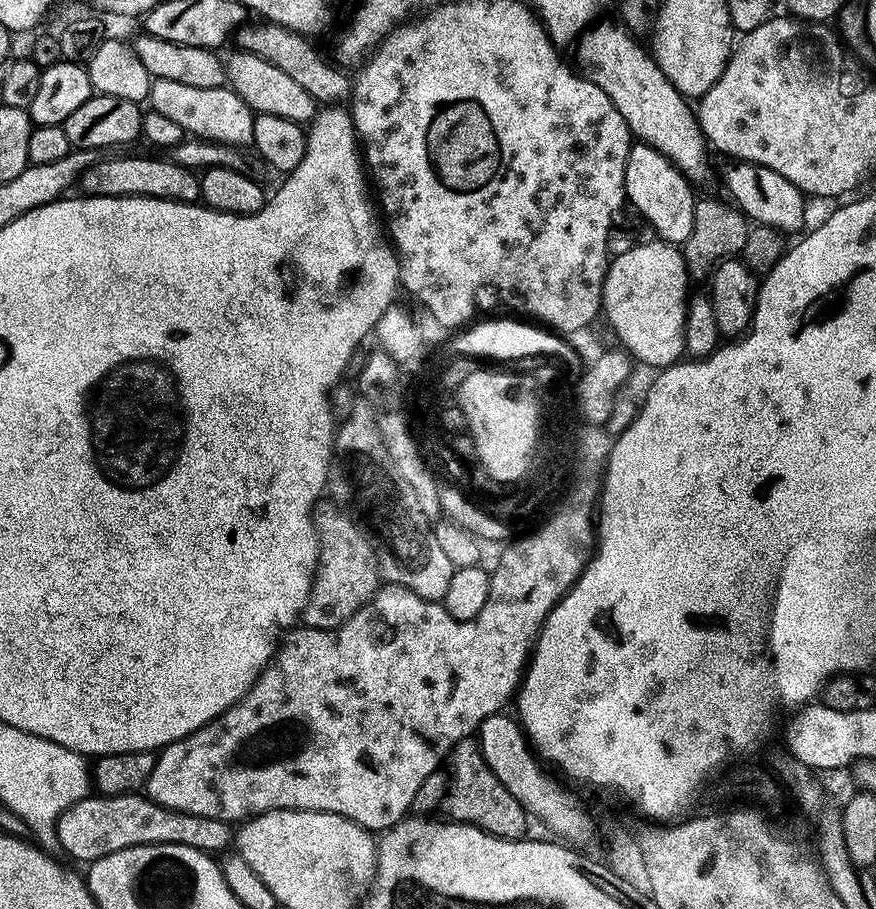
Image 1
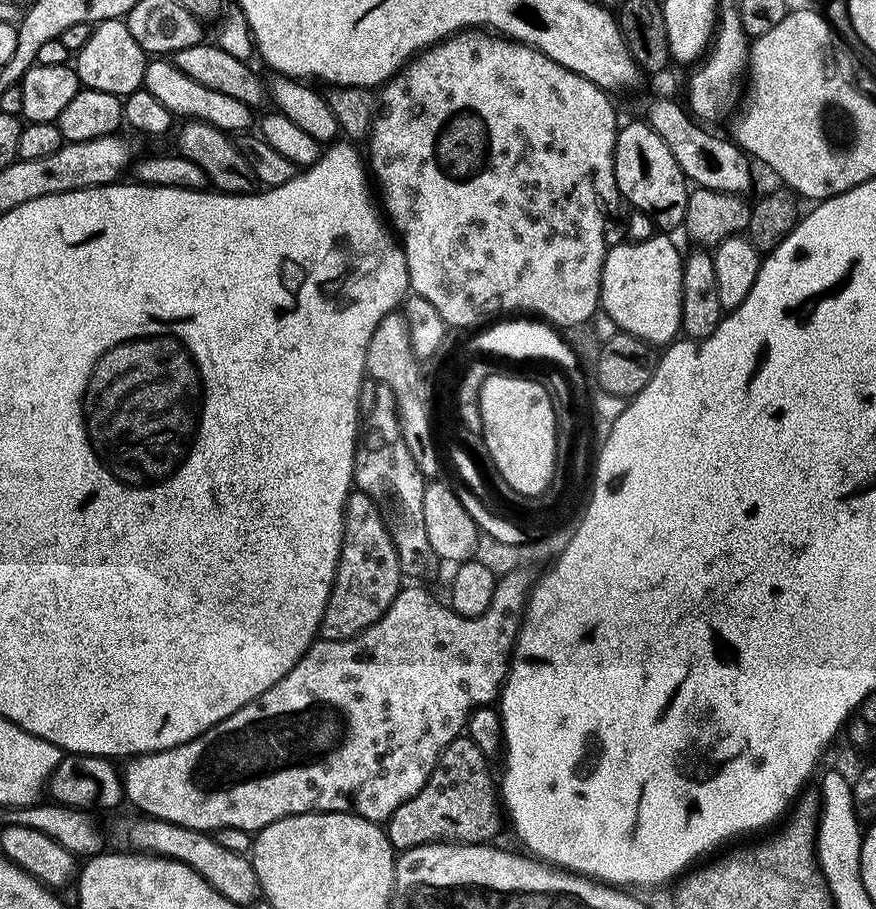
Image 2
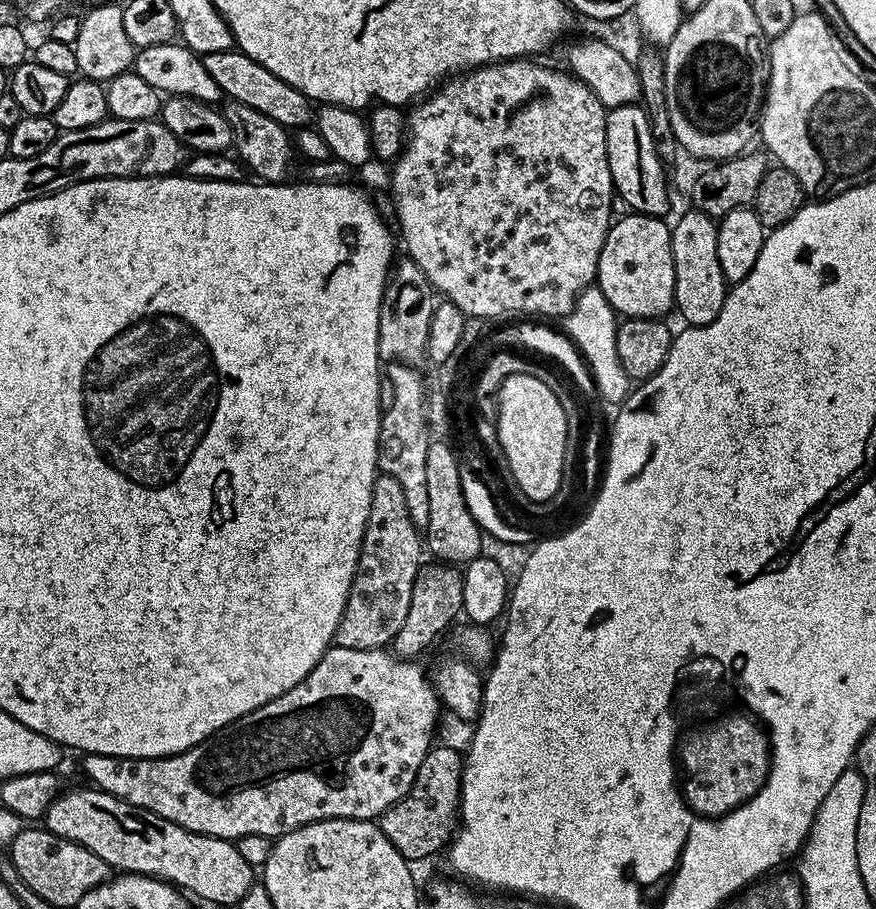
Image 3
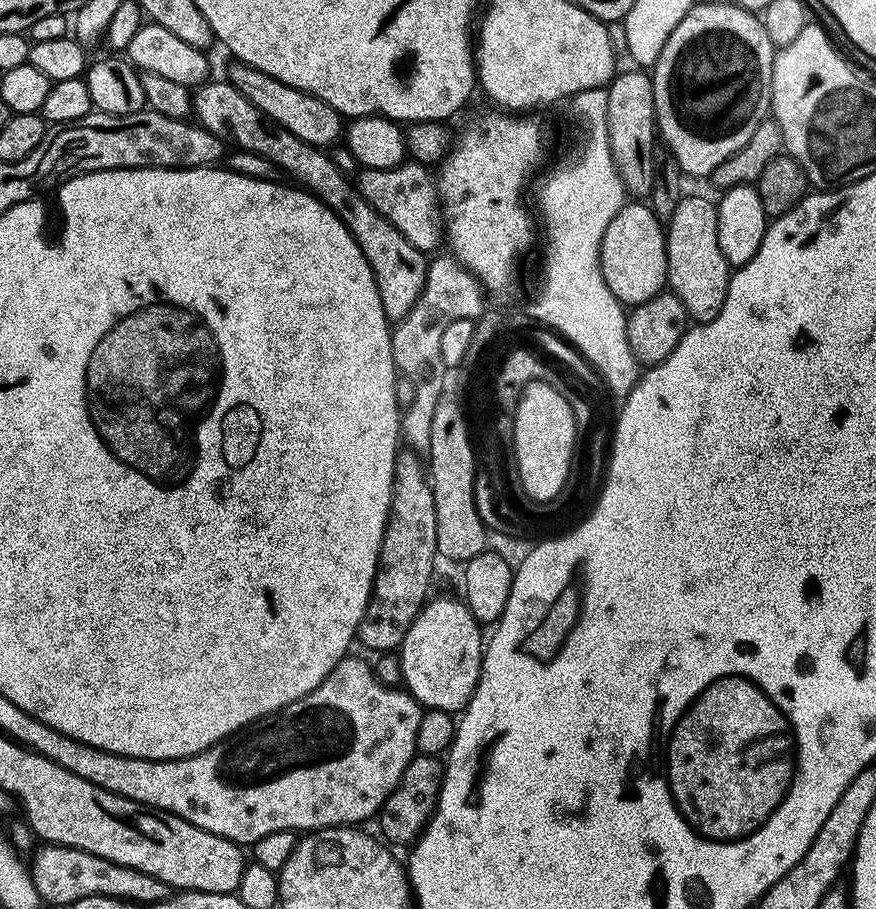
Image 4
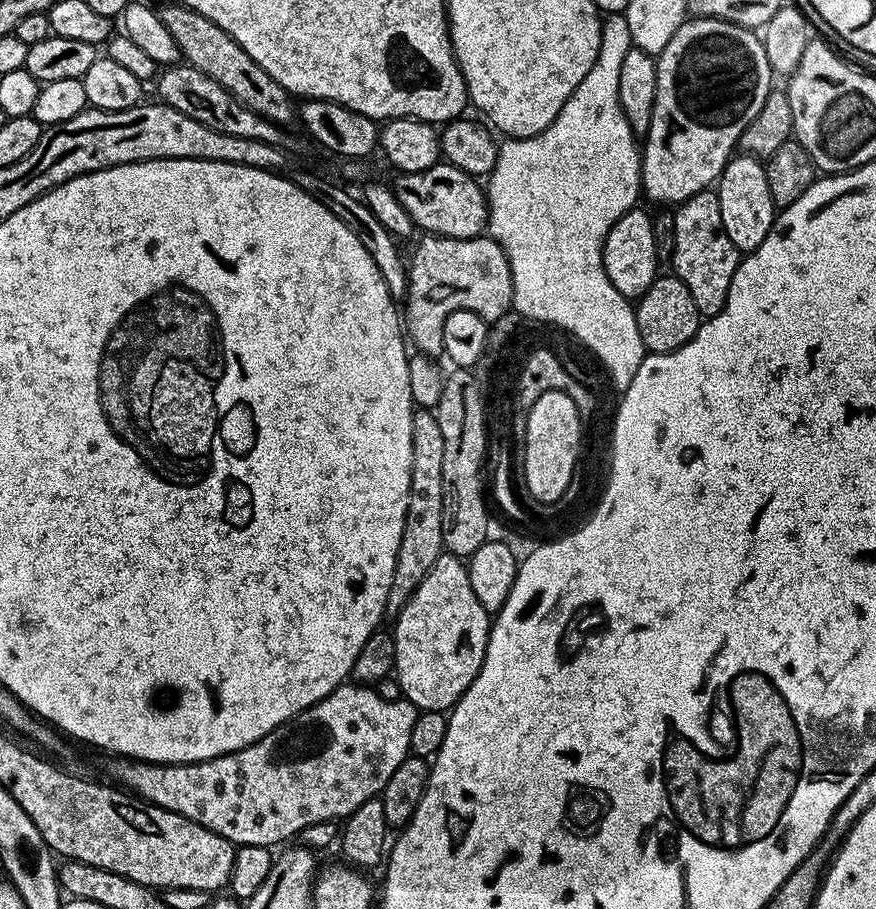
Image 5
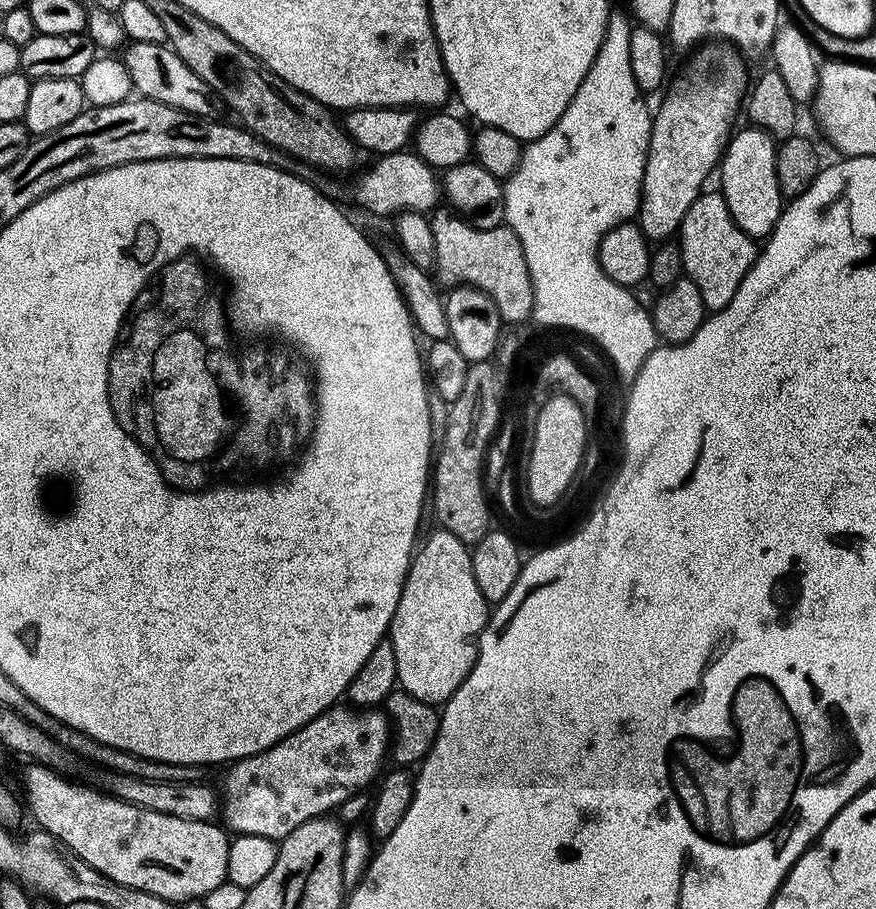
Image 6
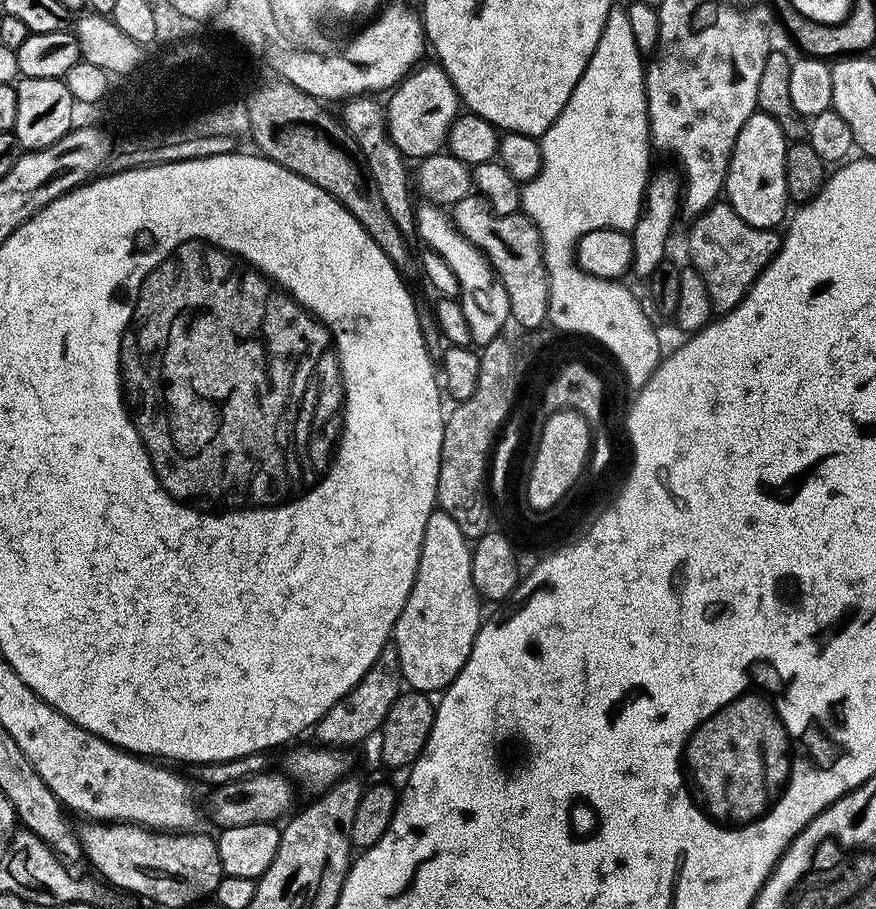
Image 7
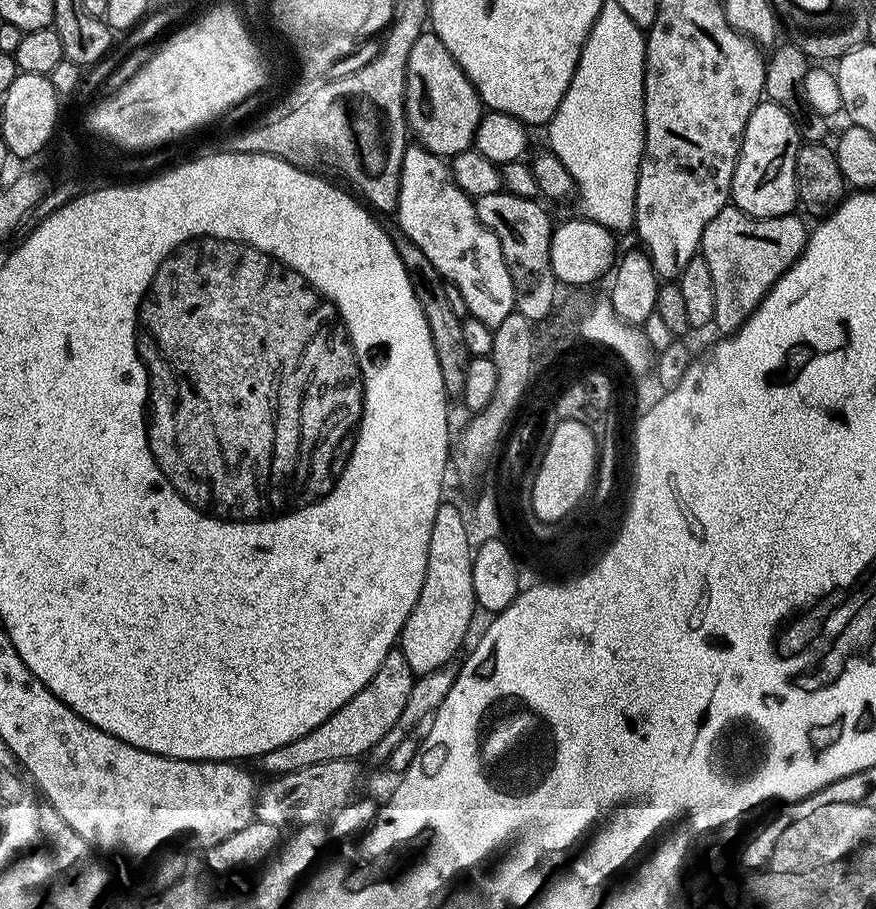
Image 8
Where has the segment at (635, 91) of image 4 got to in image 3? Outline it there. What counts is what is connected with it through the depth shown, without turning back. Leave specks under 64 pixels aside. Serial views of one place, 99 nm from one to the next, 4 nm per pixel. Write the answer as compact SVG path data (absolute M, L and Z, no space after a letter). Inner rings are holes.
M639 103L627 104L608 112L606 126L606 154L610 162L612 186L617 197L629 204L633 213L641 216L667 217L668 180L664 177L666 165L655 152L654 138L648 115Z

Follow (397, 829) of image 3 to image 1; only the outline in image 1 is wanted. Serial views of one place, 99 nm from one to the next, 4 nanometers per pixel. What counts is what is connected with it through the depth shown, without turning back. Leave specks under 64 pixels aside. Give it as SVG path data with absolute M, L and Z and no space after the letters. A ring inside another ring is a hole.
M475 739L460 740L448 753L443 764L436 769L430 778L418 790L415 807L421 808L421 813L436 814L447 818L452 822L462 824L473 824L475 828L480 828L483 832L489 832L492 836L497 836L503 840L522 840L529 835L528 820L530 813L517 796L505 786L500 779L492 773L490 766L484 760L484 755L480 753L480 745Z

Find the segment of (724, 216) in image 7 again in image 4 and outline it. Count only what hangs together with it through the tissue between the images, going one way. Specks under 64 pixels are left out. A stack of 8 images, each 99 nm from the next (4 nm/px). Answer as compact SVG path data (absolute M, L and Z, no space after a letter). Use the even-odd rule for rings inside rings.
M684 194L674 216L666 223L666 258L668 259L667 287L686 306L689 321L705 324L718 318L718 310L726 302L733 269L718 246L718 214L716 204L704 196Z

